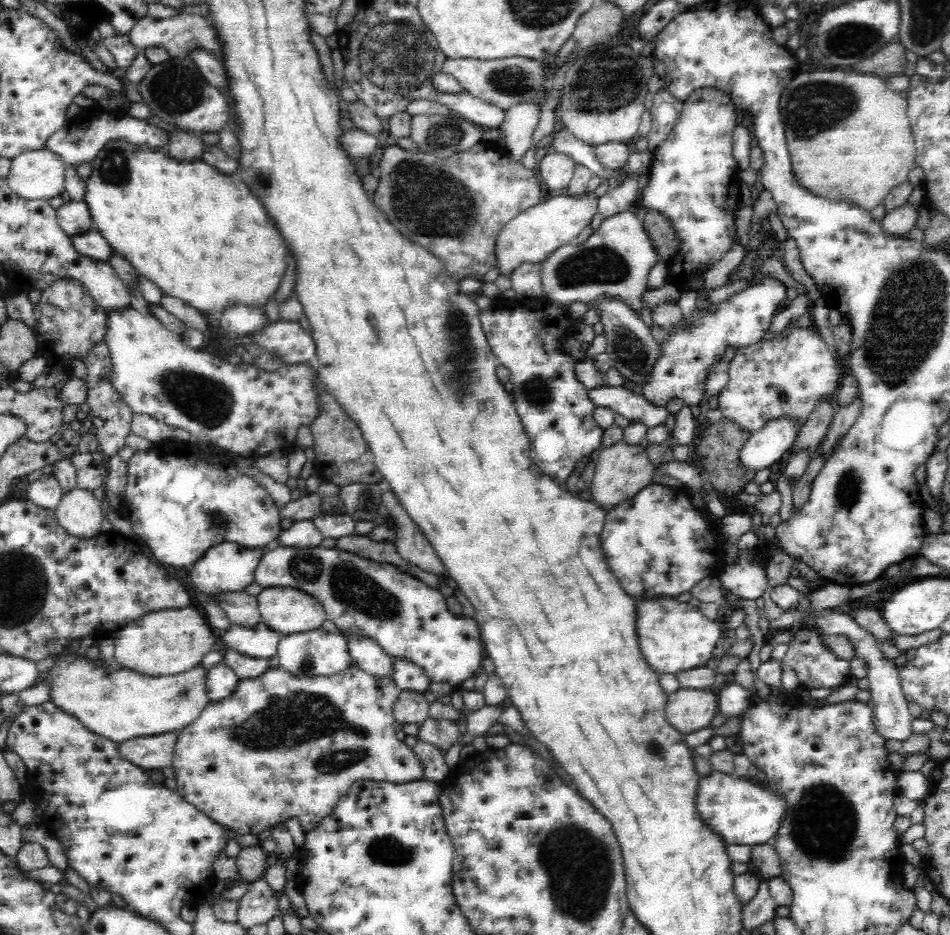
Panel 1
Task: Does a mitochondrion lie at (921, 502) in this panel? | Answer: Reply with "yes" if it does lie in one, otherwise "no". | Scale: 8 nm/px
no

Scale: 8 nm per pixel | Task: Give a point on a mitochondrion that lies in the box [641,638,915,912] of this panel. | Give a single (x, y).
(824, 813)

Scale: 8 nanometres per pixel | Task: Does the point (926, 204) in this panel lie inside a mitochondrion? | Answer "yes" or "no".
no

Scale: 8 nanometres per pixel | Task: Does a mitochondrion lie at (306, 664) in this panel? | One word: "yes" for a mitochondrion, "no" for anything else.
yes

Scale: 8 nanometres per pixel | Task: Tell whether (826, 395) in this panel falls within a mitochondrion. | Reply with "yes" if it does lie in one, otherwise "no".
no

